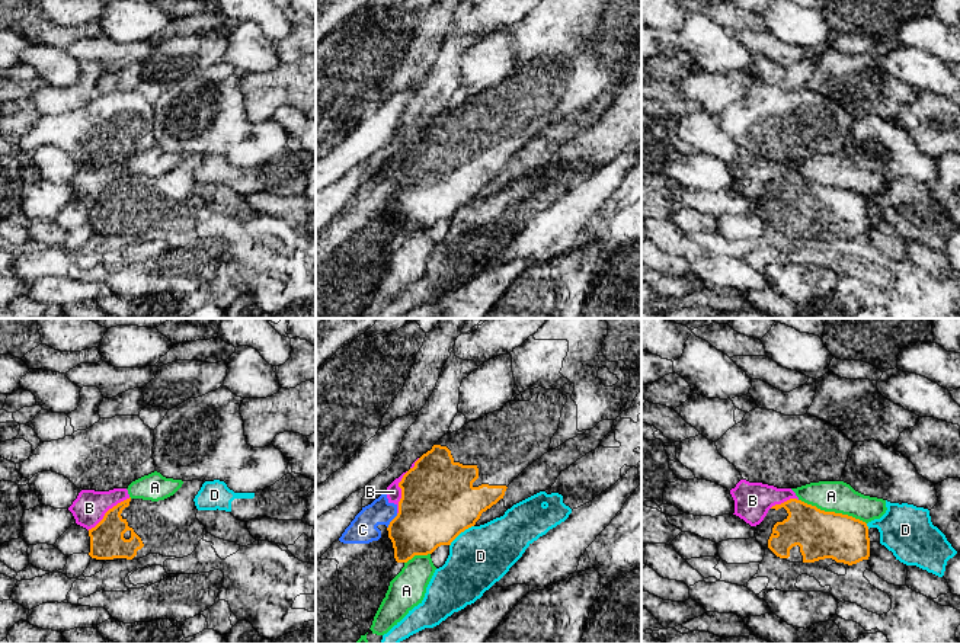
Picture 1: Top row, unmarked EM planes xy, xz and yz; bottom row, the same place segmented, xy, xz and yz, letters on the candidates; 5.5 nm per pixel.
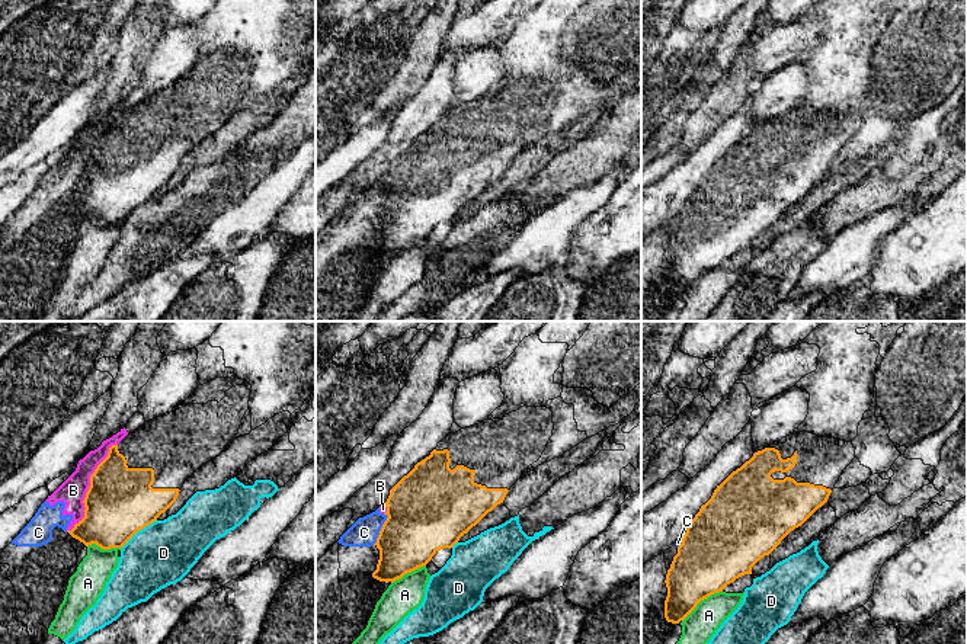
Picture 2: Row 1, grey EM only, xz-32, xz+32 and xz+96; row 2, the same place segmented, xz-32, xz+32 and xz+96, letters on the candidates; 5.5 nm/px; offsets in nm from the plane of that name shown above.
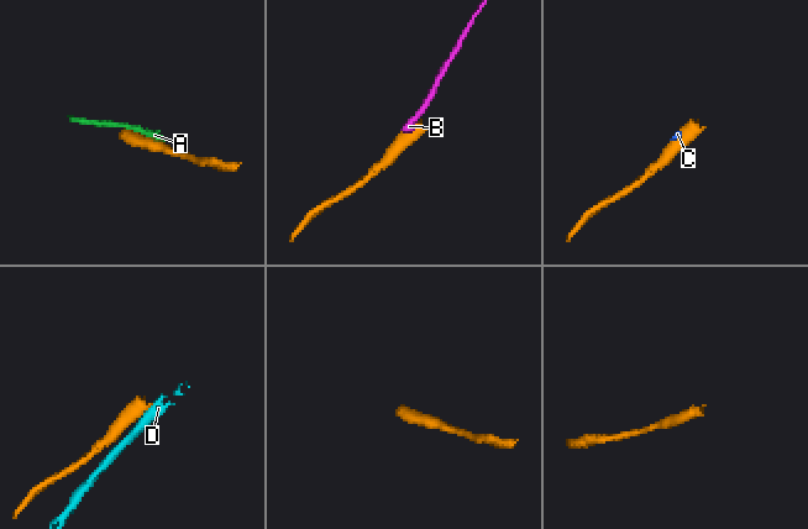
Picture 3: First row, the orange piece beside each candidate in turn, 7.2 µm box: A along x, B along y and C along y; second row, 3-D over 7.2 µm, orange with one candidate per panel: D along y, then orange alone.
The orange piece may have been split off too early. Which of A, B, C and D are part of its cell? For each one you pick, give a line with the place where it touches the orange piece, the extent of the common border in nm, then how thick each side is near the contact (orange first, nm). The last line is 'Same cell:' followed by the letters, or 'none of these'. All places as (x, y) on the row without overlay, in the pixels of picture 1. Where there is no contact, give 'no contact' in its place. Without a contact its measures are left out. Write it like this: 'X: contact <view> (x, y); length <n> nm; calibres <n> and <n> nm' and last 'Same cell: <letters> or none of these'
Same cell: none of these

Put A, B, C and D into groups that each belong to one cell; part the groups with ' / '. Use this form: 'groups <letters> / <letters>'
groups A / B C / D

